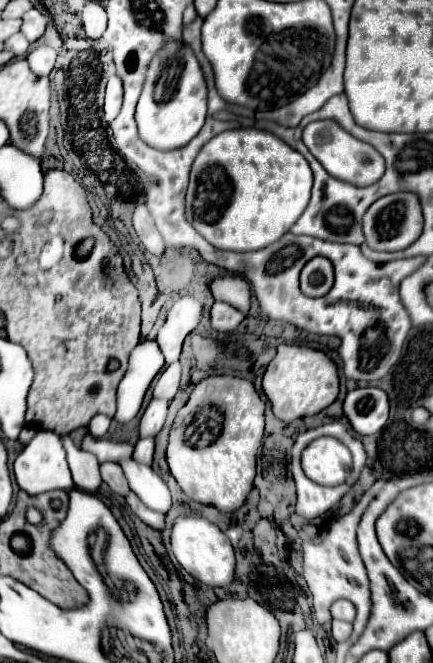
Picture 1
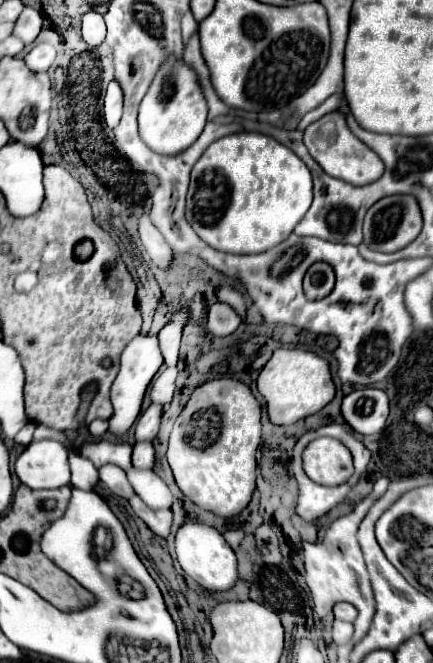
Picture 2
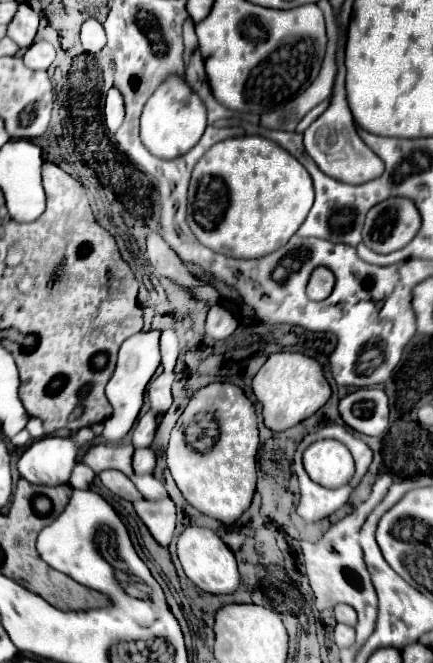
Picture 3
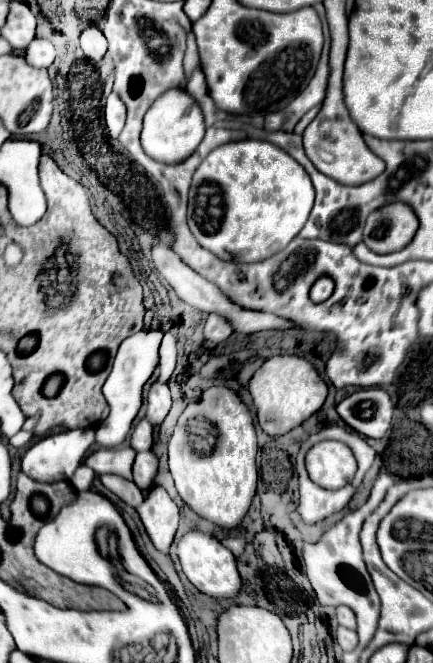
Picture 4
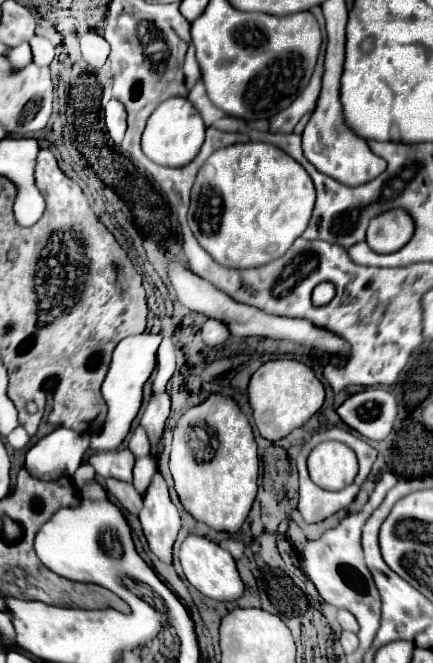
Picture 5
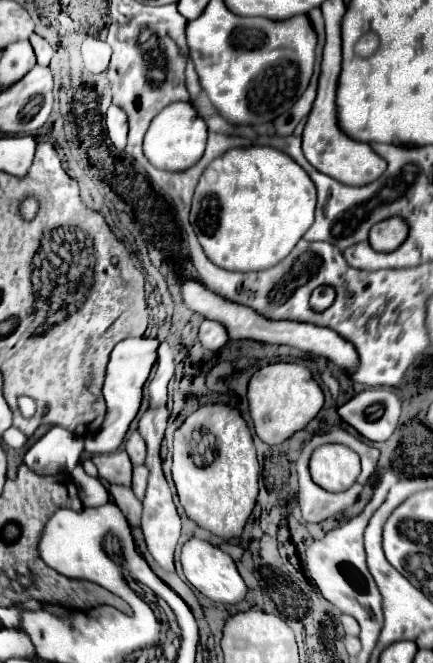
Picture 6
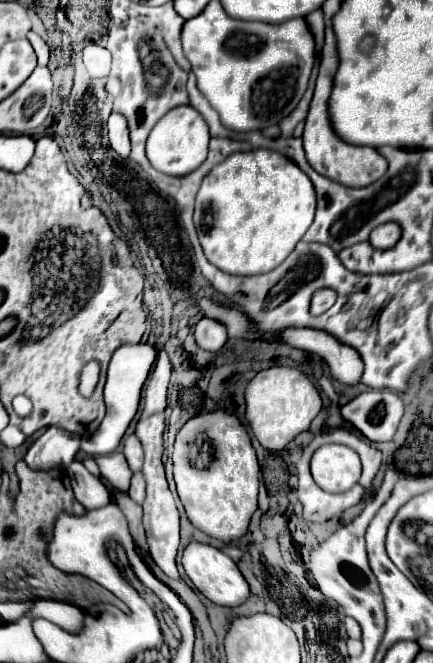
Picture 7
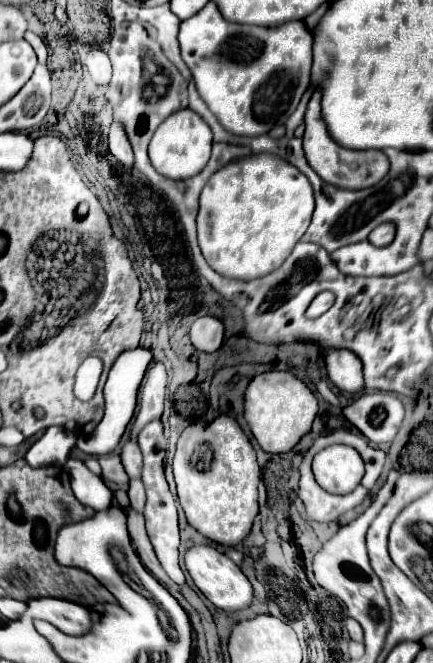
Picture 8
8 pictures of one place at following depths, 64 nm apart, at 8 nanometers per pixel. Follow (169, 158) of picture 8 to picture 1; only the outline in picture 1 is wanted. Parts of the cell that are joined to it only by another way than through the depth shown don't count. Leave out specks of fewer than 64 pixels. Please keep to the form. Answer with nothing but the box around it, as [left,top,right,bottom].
[136,42,206,150]

